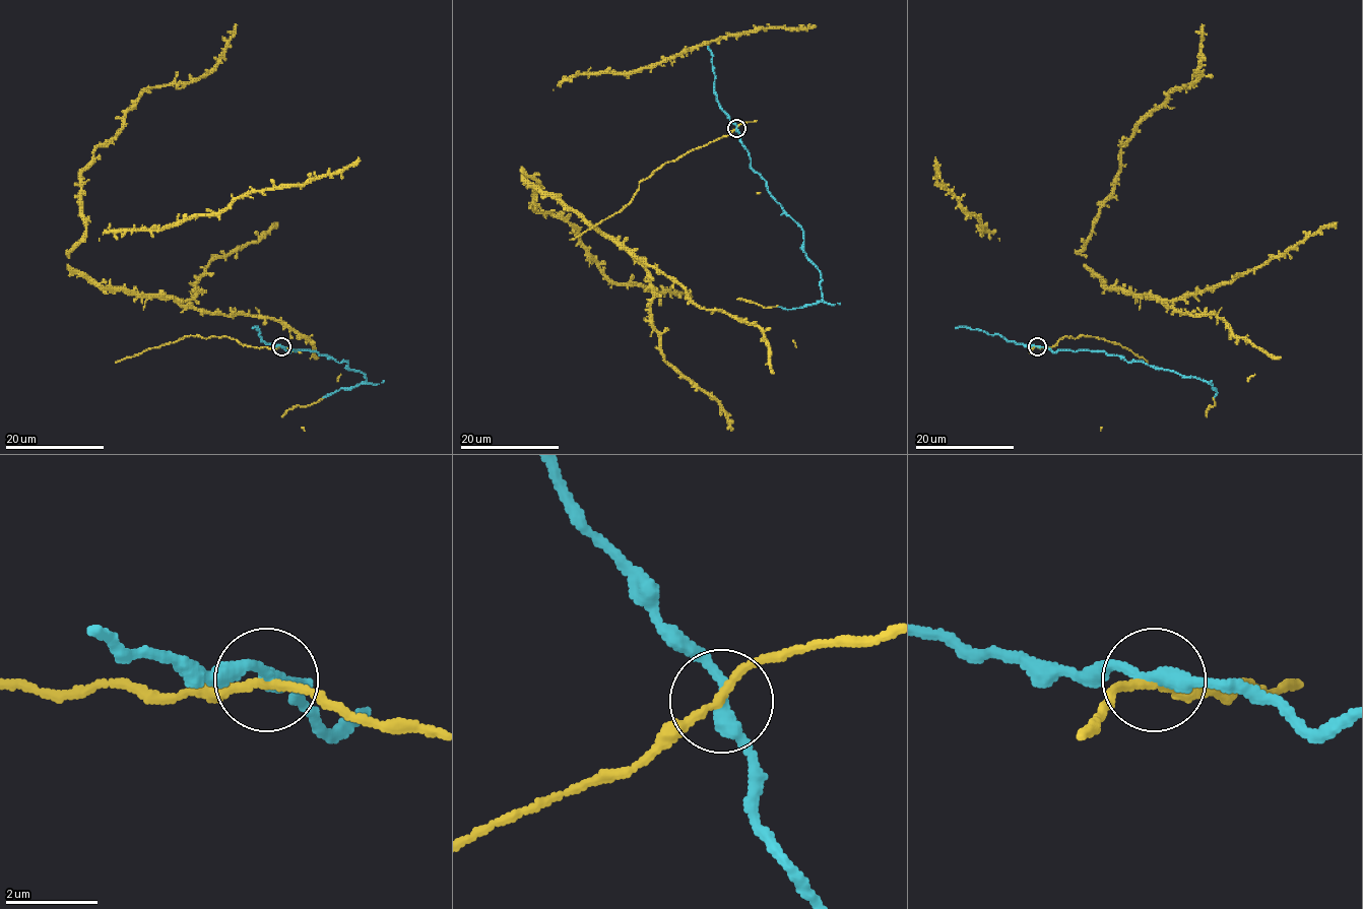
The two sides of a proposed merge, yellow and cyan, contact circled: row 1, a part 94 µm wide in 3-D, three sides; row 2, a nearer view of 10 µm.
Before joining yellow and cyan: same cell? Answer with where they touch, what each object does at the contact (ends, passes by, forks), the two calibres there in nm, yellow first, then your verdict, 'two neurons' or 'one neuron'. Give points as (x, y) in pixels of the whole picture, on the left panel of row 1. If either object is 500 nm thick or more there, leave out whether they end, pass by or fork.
at (281, 346); yellow passes by; cyan passes by; 170 nm thick on the yellow side, 300 nm on the other; one neuron

